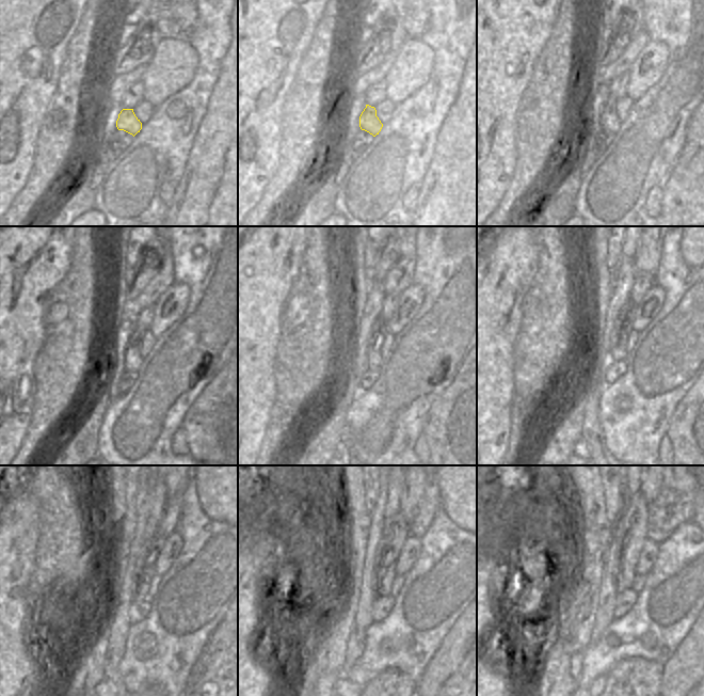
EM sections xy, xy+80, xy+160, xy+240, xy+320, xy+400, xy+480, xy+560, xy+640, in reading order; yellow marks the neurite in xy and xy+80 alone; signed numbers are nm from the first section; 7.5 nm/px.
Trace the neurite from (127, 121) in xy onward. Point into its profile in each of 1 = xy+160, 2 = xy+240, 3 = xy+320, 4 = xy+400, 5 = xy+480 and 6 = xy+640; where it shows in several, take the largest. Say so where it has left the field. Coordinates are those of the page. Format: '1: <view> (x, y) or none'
1: xy+160 (609, 122)
2: xy+240 (132, 359)
3: xy+320 (380, 327)
4: xy+400 (622, 327)
5: xy+480 (143, 583)
6: xy+640 (634, 531)

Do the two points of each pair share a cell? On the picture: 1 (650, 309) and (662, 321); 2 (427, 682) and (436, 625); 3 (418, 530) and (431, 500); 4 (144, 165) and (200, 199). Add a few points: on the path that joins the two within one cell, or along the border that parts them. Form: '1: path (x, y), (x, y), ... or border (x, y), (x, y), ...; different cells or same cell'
1: border (665, 291), (660, 310), (639, 333); different cells
2: border (445, 636), (419, 680); different cells
3: path (421, 522), (428, 507); same cell
4: border (188, 157), (185, 171), (178, 182); different cells

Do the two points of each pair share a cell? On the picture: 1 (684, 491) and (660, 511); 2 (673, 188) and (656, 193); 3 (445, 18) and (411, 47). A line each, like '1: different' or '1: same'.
1: same
2: different
3: different

